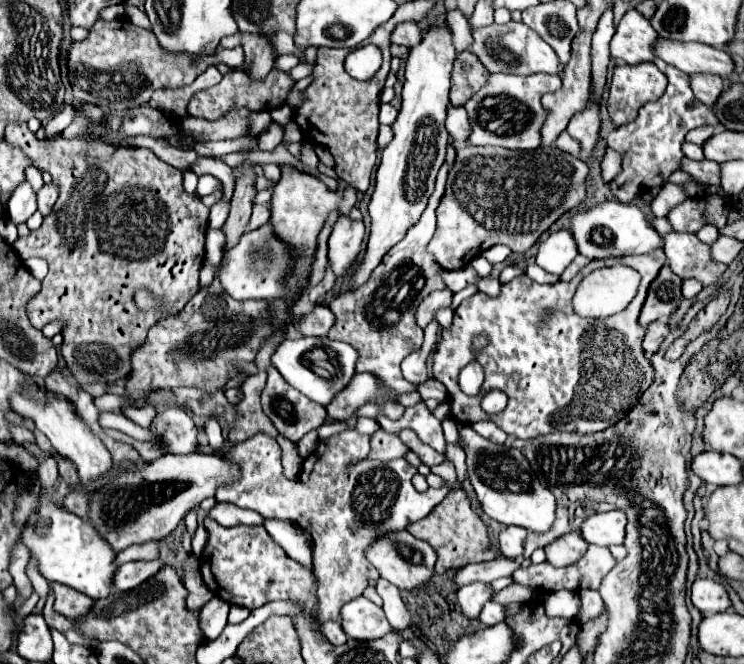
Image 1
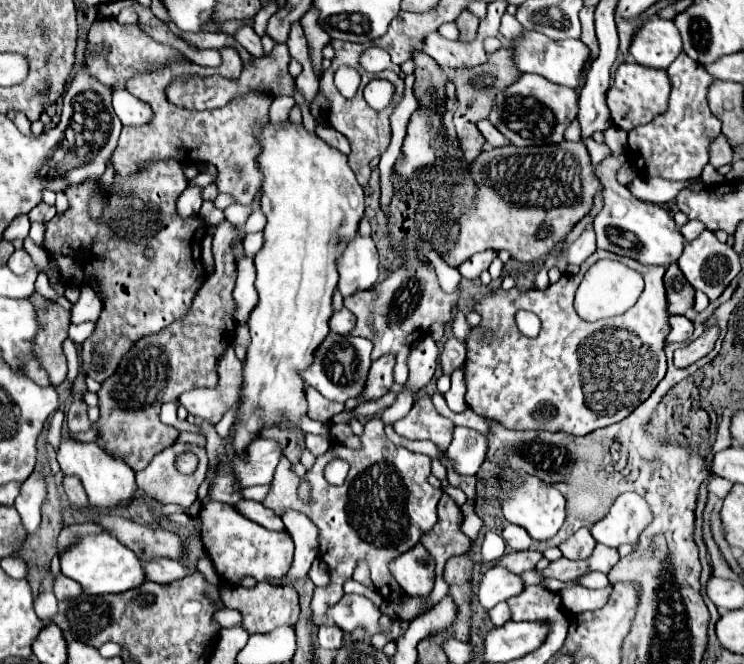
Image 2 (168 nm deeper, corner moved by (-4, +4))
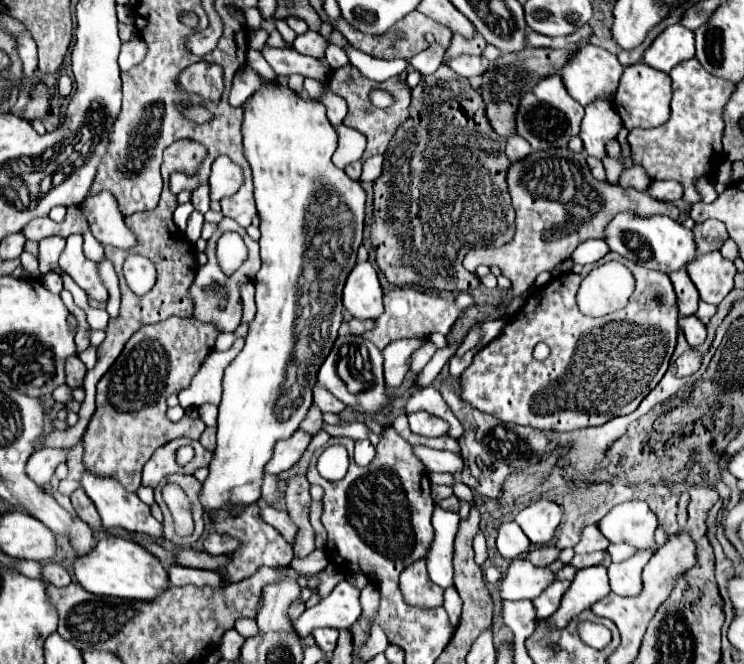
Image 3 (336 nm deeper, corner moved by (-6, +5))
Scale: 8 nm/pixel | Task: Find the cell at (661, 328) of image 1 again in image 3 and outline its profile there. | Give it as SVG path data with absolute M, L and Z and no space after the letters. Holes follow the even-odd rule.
M682 316L678 324L692 348L700 346L706 340L706 326L696 316Z

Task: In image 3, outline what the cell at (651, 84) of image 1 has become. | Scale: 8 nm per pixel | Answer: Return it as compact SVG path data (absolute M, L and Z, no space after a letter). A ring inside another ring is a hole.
M638 62L638 64L624 68L618 92L614 96L614 106L624 122L624 128L628 128L628 130L656 128L656 126L664 124L670 116L670 98L672 98L670 76L666 72L658 72L650 66L646 66L644 62Z

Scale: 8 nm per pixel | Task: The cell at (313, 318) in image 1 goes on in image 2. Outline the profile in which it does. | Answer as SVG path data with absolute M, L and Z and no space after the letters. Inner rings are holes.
M342 309L342 311L336 311L330 319L330 331L338 333L338 335L348 335L352 331L356 323L356 317L348 311L348 309Z

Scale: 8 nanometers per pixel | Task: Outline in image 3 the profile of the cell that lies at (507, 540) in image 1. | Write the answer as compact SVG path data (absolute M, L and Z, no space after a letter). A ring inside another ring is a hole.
M506 522L500 526L496 544L498 544L498 552L502 554L502 558L508 558L508 560L524 556L530 550L530 540L522 532L522 528L516 526L514 522Z

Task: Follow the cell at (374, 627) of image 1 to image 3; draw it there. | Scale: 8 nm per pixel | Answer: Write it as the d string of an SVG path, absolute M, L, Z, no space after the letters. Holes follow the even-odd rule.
M344 580L326 598L322 598L320 604L304 610L300 618L292 620L292 626L300 642L304 642L304 638L314 628L320 628L320 626L348 630L362 612L358 596L360 596L360 590Z

